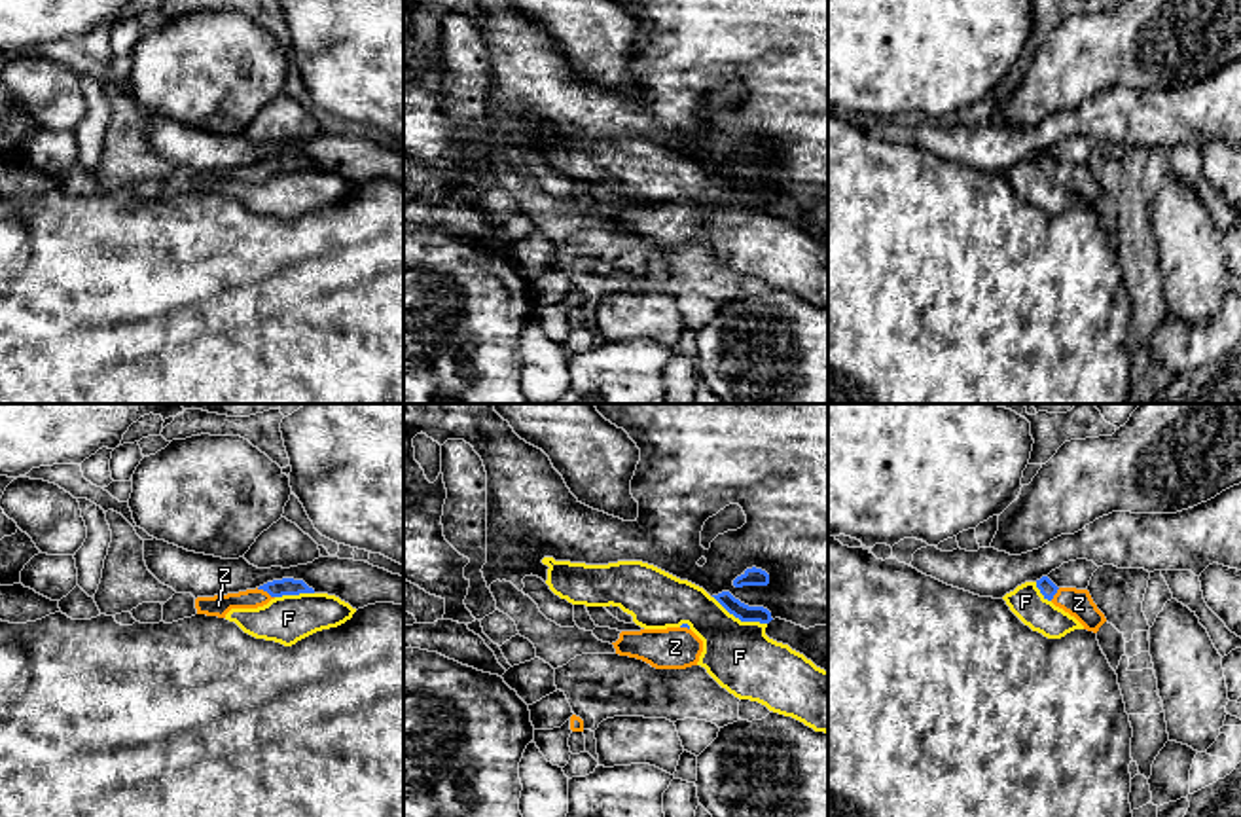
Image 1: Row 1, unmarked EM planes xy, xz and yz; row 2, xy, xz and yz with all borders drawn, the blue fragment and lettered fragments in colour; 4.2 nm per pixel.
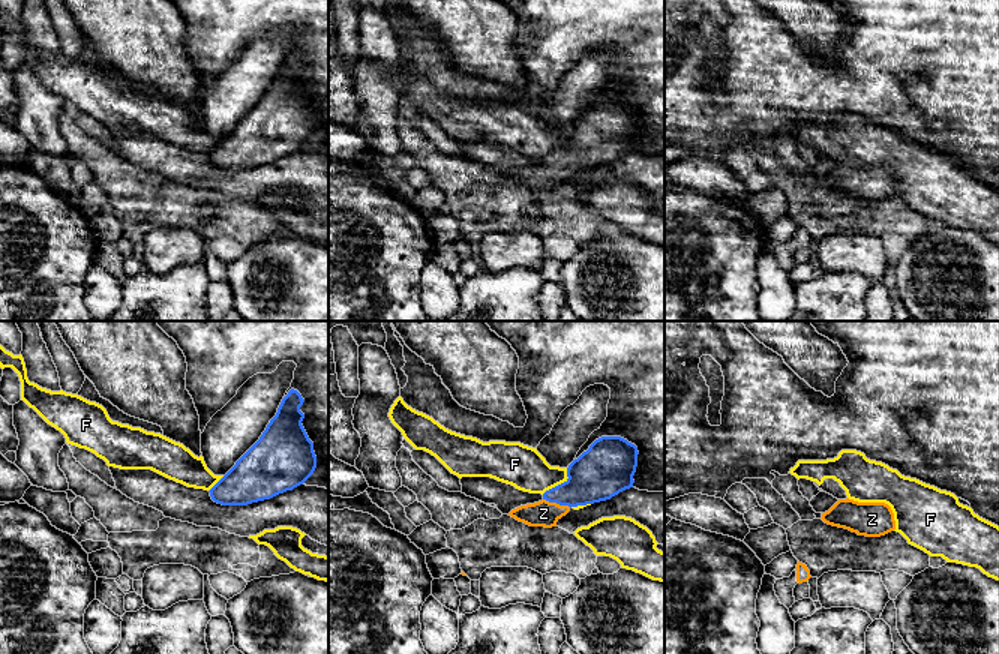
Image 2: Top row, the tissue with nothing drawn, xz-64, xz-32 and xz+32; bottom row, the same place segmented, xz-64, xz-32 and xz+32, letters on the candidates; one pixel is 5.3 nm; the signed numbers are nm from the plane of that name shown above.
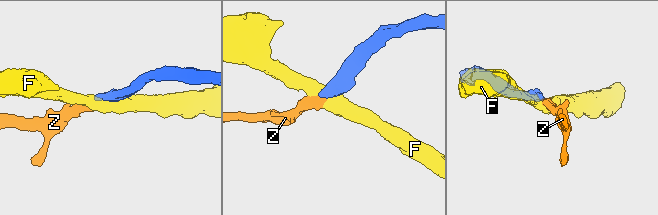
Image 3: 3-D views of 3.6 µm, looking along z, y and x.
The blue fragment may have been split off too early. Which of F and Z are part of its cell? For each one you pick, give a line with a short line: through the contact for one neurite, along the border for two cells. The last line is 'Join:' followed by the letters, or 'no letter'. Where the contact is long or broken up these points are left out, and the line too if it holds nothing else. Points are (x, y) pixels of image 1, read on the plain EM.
Z: Line: xy (287, 162), (266, 165), (258, 173), (218, 181)
Join: Z

